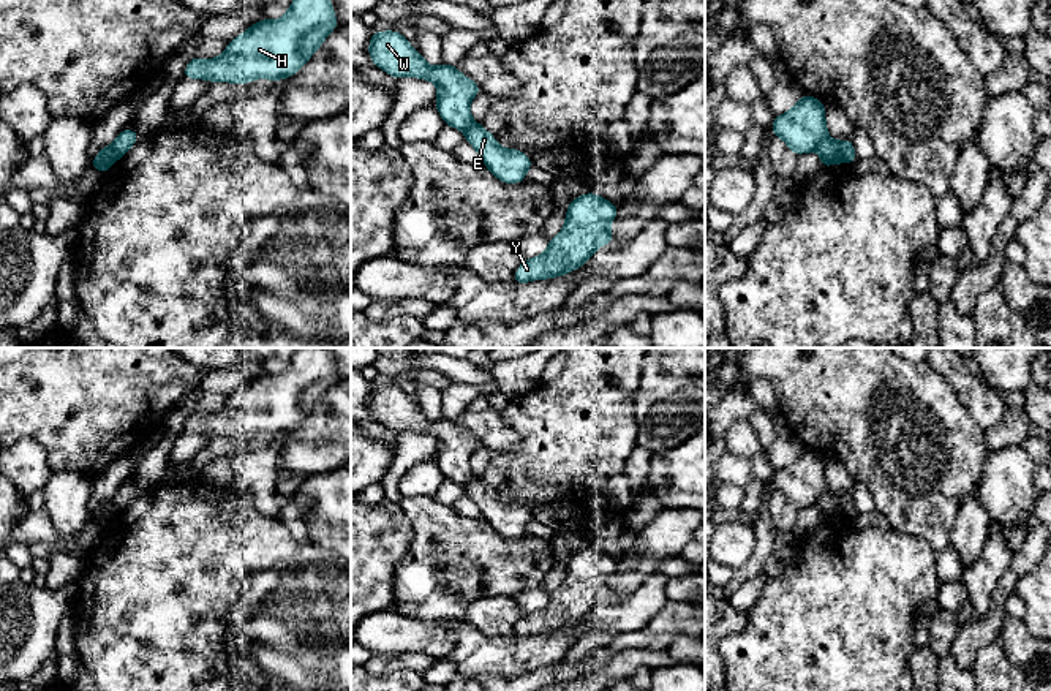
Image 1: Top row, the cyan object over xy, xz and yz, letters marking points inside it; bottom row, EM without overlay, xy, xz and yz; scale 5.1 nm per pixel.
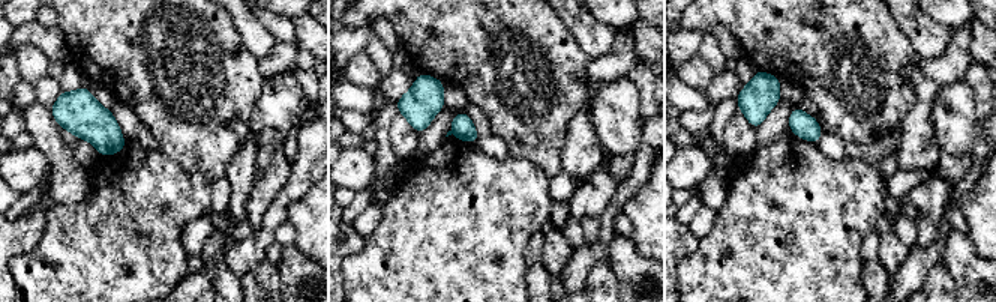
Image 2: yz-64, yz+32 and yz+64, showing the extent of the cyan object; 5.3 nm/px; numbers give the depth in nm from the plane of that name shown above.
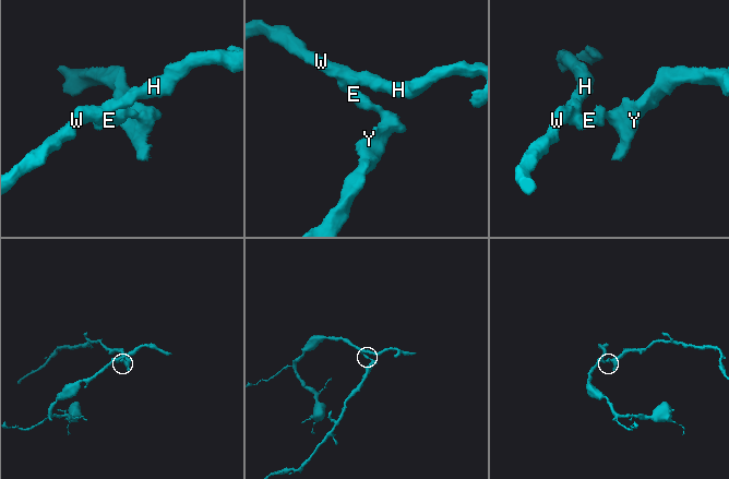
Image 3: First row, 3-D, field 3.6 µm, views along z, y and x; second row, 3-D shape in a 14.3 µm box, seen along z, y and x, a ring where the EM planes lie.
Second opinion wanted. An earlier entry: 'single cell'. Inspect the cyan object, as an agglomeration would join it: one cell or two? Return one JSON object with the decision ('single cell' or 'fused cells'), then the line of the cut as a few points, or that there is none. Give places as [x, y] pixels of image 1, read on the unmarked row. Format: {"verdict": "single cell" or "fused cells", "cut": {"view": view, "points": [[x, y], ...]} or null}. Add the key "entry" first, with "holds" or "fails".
{"entry": "fails", "verdict": "fused cells", "cut": {"view": "yz", "points": [[836, 497], [840, 511], [844, 516]]}}

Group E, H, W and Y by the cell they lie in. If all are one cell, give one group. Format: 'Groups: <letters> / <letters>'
Groups: E Y / H W

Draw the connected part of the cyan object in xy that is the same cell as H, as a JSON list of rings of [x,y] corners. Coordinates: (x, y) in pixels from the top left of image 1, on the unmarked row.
[[[297,348],[281,373],[261,373],[228,397],[226,405],[215,413],[193,411],[183,425],[183,433],[207,433],[210,436],[248,438],[266,432],[278,436],[294,430],[308,413],[319,403],[324,394],[338,381],[333,361],[326,348]]]

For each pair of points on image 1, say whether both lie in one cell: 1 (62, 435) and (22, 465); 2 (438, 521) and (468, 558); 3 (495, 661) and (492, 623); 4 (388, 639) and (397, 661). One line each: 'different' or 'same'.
1: different
2: same
3: different
4: different

